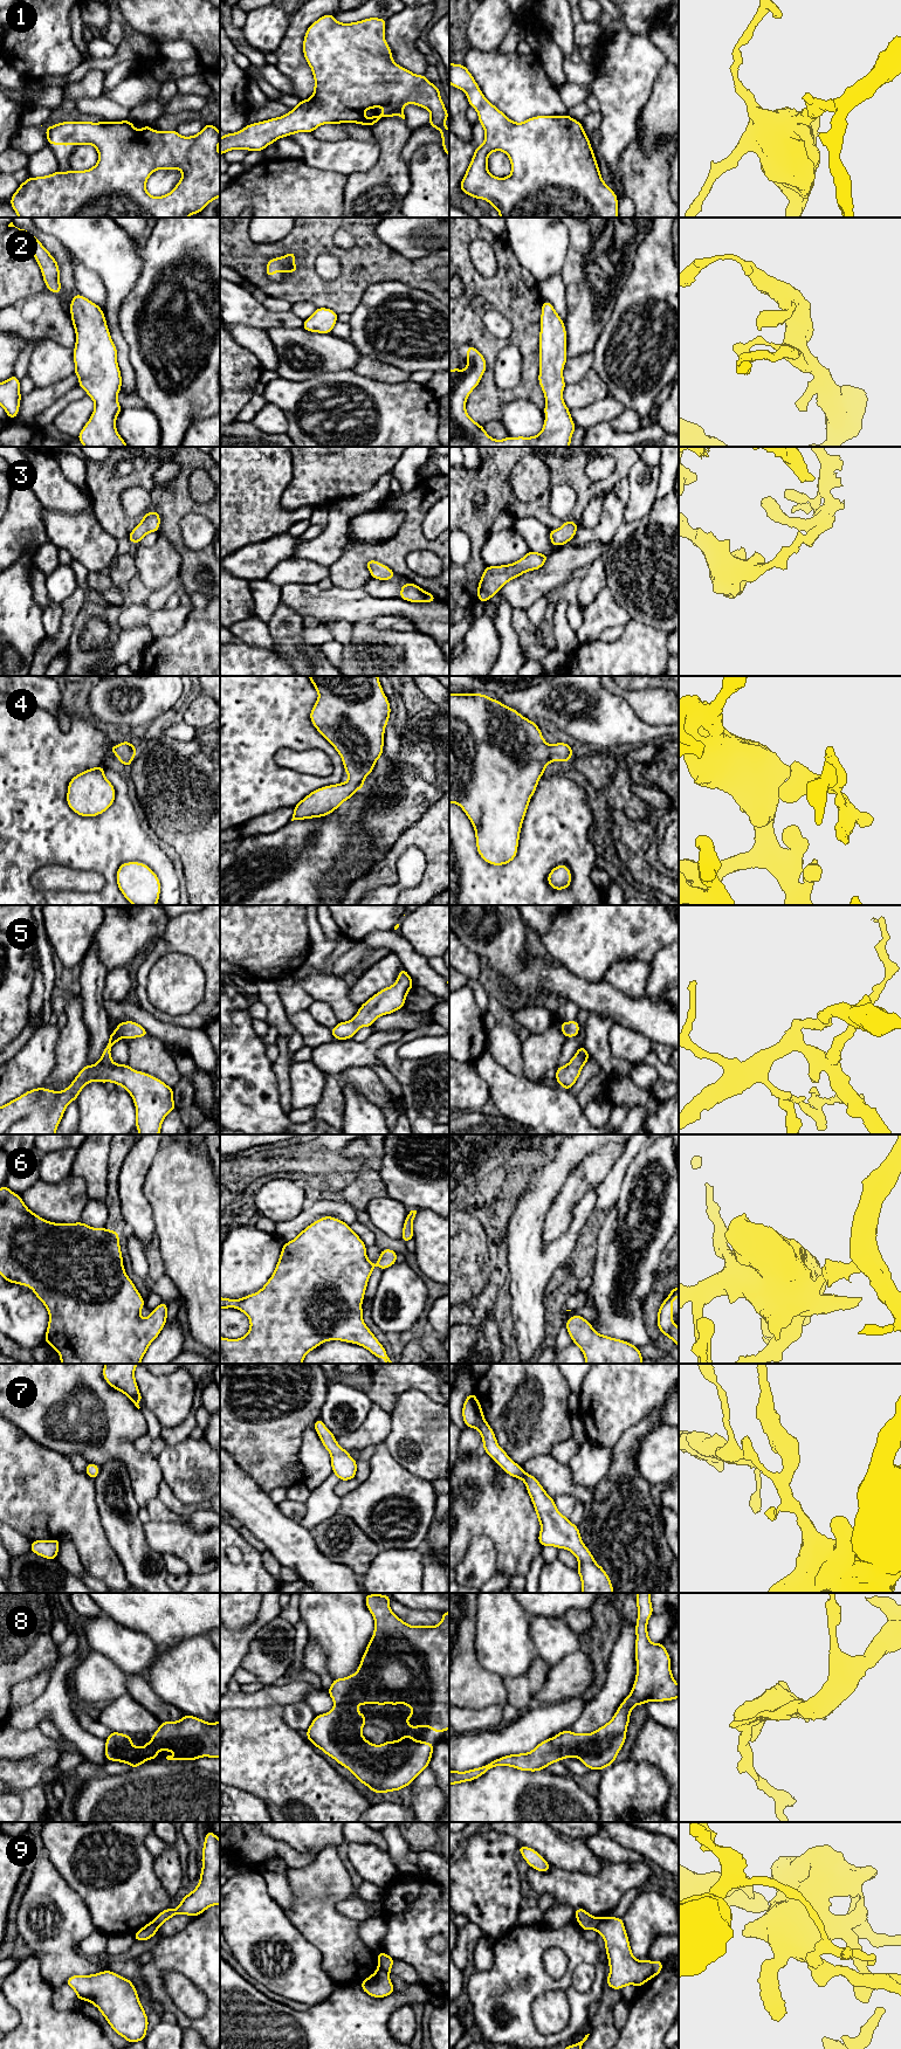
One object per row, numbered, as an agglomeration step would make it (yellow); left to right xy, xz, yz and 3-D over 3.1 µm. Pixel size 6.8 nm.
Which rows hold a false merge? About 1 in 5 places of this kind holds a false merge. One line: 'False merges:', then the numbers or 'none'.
False merges: 9

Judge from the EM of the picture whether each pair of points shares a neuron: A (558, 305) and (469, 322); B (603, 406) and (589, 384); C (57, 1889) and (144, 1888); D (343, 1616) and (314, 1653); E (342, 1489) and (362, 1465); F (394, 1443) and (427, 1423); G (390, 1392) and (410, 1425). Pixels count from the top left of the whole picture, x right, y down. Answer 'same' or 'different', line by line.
A: different
B: different
C: different
D: different
E: same
F: same
G: different

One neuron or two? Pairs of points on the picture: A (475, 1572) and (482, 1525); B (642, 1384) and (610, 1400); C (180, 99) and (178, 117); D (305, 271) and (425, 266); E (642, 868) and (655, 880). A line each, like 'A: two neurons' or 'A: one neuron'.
A: two neurons
B: one neuron
C: two neurons
D: one neuron
E: one neuron

